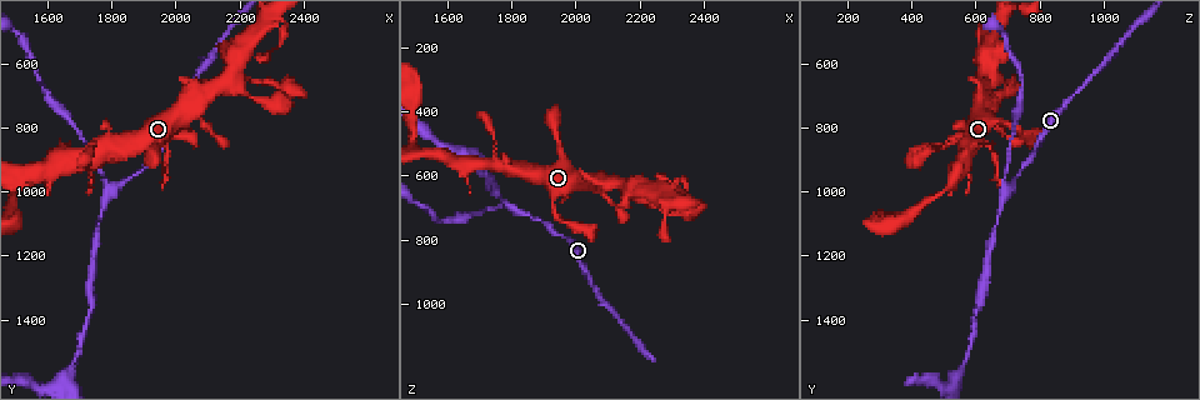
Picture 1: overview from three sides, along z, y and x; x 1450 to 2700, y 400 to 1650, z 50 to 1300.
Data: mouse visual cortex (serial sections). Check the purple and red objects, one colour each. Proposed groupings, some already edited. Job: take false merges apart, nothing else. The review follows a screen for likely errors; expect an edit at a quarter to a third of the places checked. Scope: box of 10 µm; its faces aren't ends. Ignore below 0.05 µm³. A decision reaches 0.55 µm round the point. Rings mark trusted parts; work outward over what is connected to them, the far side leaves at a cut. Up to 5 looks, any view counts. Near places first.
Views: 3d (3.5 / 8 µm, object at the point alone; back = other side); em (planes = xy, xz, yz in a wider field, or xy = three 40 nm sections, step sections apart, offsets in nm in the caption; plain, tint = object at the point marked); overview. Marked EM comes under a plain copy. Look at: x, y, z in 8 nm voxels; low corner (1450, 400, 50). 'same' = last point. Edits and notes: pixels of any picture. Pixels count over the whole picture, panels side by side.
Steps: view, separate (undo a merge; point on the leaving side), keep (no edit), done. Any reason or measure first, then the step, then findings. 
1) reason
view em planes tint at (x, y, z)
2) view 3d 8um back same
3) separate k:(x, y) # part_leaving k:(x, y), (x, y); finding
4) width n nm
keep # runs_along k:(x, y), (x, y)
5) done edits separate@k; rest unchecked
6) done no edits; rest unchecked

sharp bend
view 3d 3.5um at (1810, 990, 700)

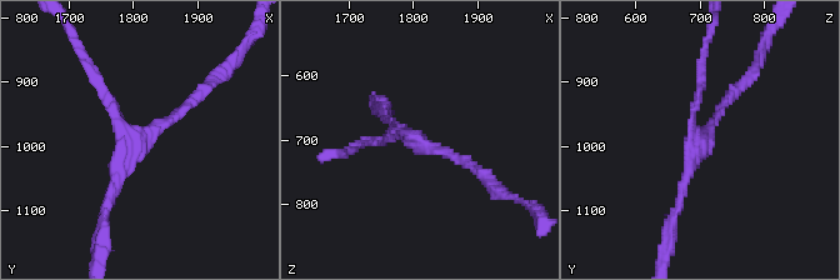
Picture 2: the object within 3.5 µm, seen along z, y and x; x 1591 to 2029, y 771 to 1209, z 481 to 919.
arms 3; arm_widths 150, 150, 150 nm
view em xy step 5 tint at (1810, 1000, 700)

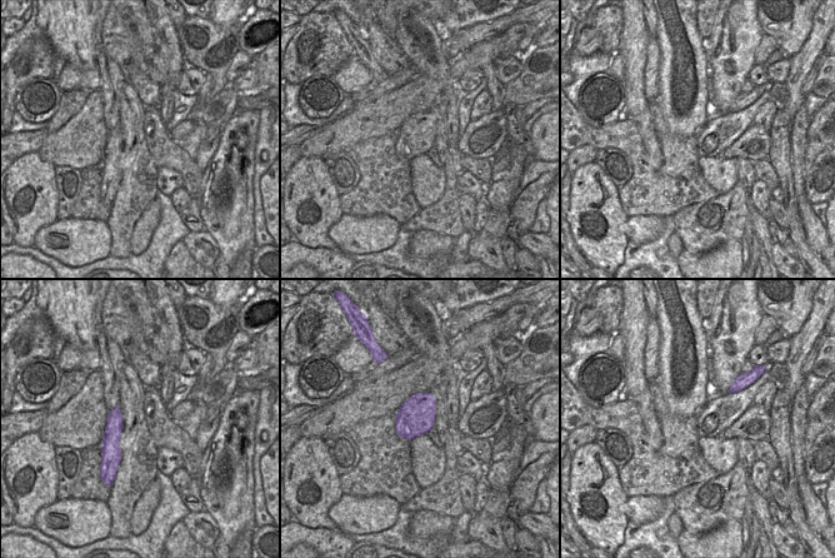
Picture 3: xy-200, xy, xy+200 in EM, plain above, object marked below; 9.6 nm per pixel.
keep # runs_along 2:(199, 94), (126, 155), (106, 213); continuous, no second cell

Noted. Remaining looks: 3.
abrupt turn
view 3d 3.5um at (2230, 720, 660)

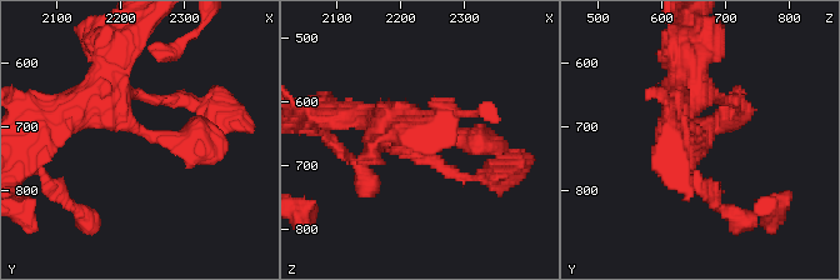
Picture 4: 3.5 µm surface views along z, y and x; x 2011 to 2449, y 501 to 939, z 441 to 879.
shape alone is not enough
view em xy step 5 tint at (2240, 705, 660)

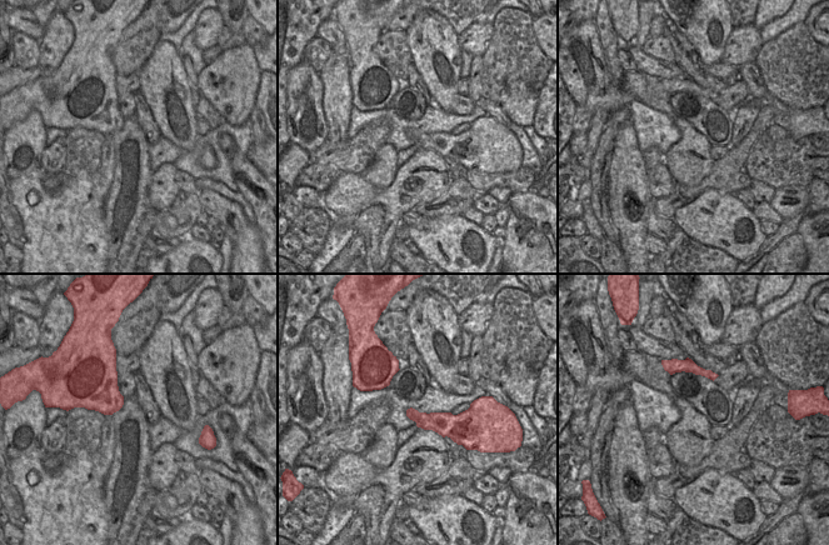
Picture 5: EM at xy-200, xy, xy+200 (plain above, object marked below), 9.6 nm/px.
another direction
view em xy step 1 tint same

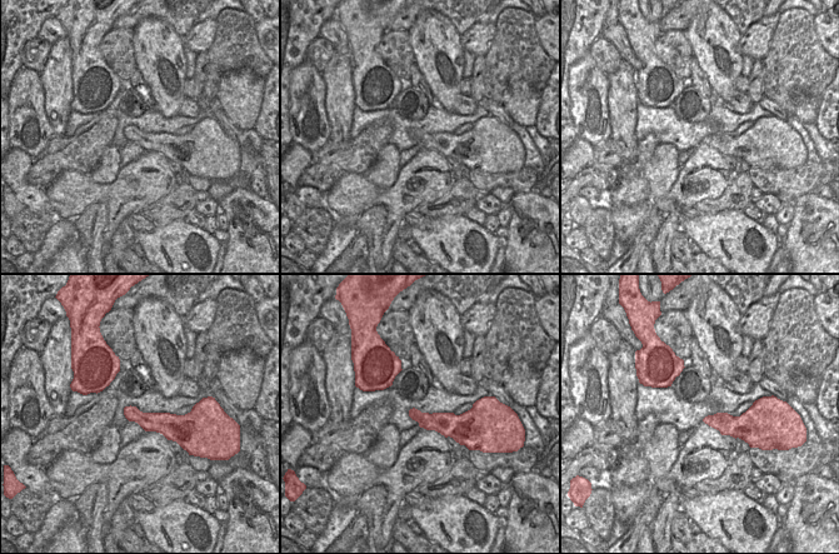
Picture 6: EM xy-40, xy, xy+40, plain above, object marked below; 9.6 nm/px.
width 220 nm
keep # runs_along 4:(356, 115), (498, 158); one cell here

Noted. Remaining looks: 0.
done no edits; rest unchecked

